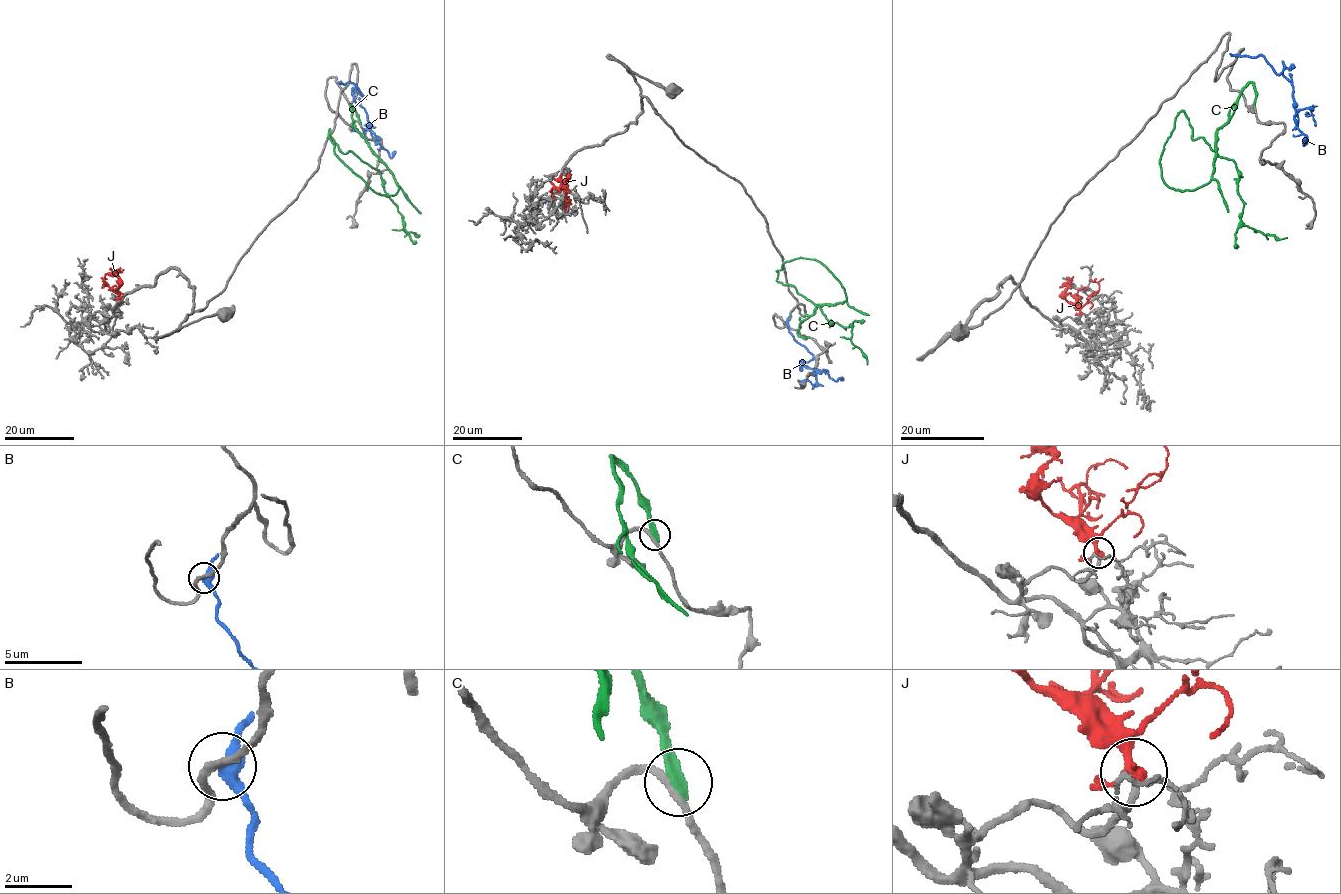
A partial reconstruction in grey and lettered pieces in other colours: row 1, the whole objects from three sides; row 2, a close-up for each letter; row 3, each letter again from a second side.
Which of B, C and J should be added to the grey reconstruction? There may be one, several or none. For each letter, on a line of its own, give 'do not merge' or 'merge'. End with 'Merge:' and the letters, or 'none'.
B: do not merge
C: do not merge
J: merge
Merge: J

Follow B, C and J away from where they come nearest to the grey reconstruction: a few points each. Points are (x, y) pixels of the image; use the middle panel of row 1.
B: (786, 322), (793, 338), (813, 356), (807, 362), (800, 361), (807, 368), (824, 370), (835, 381), (843, 380)
C: (808, 337), (799, 326), (813, 310), (846, 298), (801, 257), (778, 282), (850, 326), (867, 364)
J: (567, 191), (564, 181), (568, 177), (561, 182), (568, 185)

